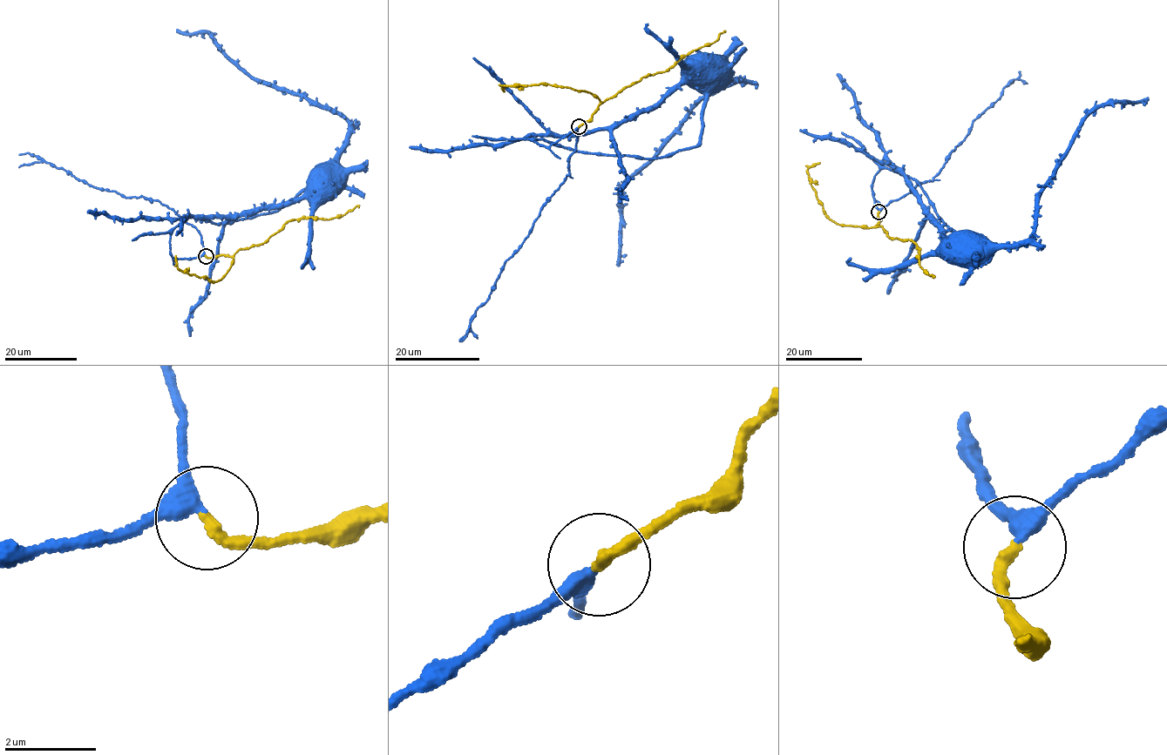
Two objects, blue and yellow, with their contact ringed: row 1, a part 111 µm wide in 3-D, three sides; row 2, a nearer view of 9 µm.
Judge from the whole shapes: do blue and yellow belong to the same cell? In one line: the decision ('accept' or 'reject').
accept

